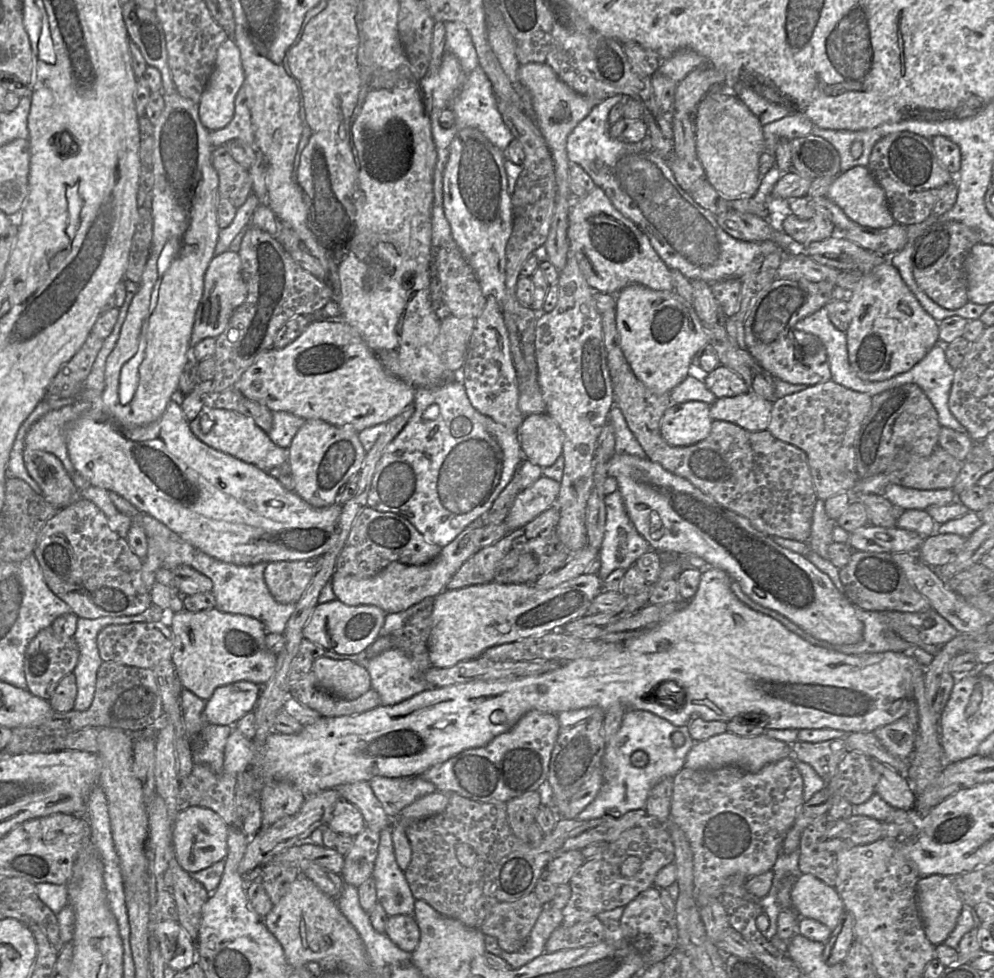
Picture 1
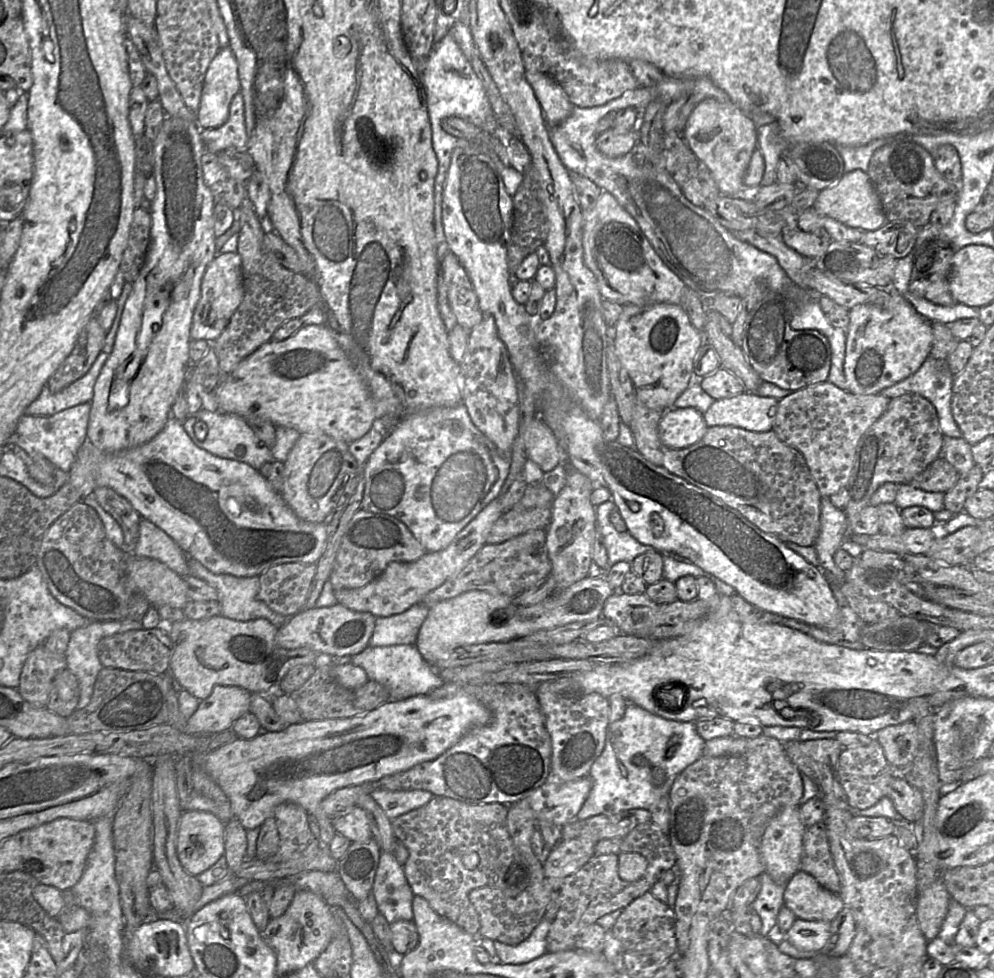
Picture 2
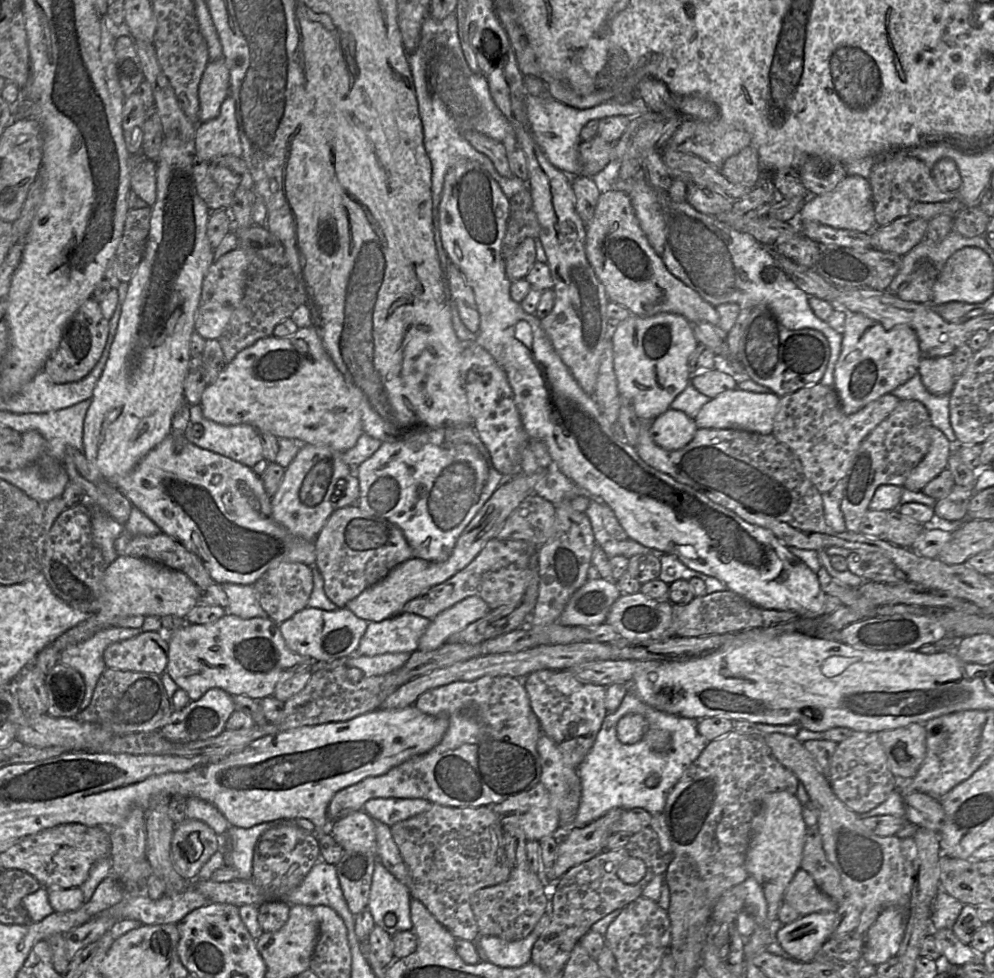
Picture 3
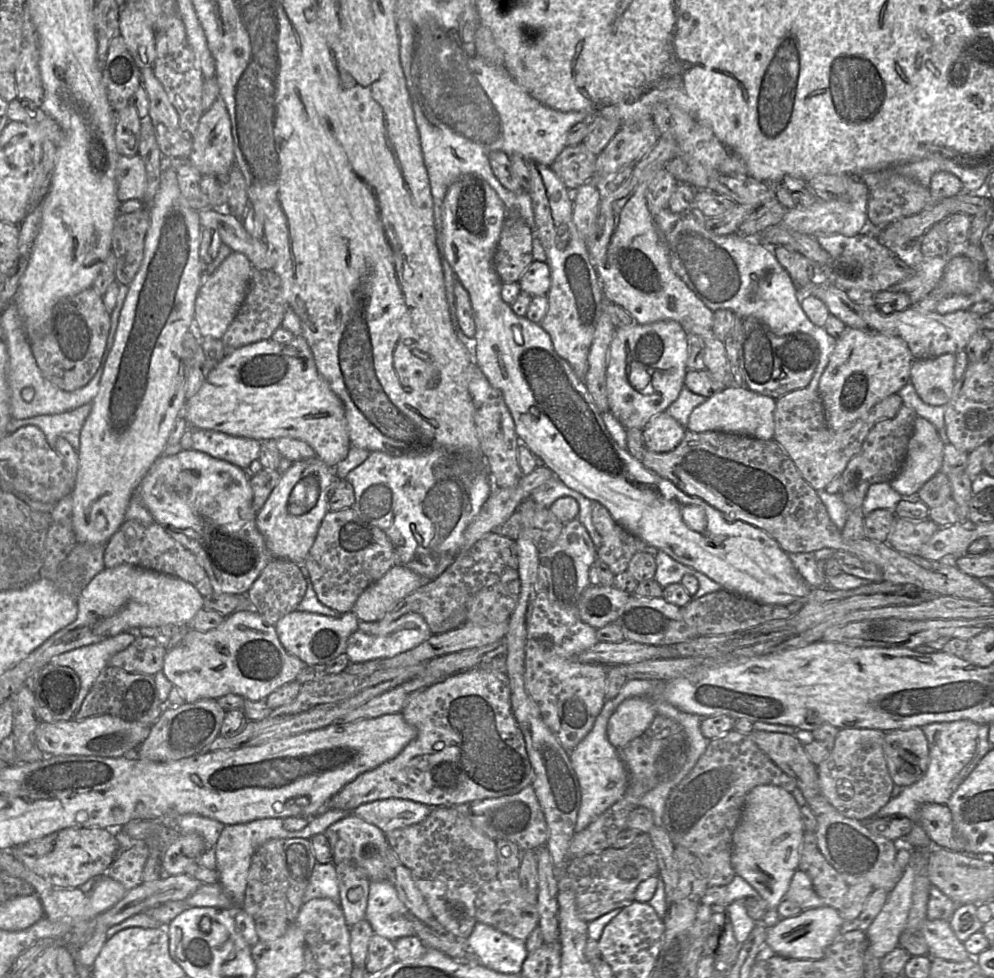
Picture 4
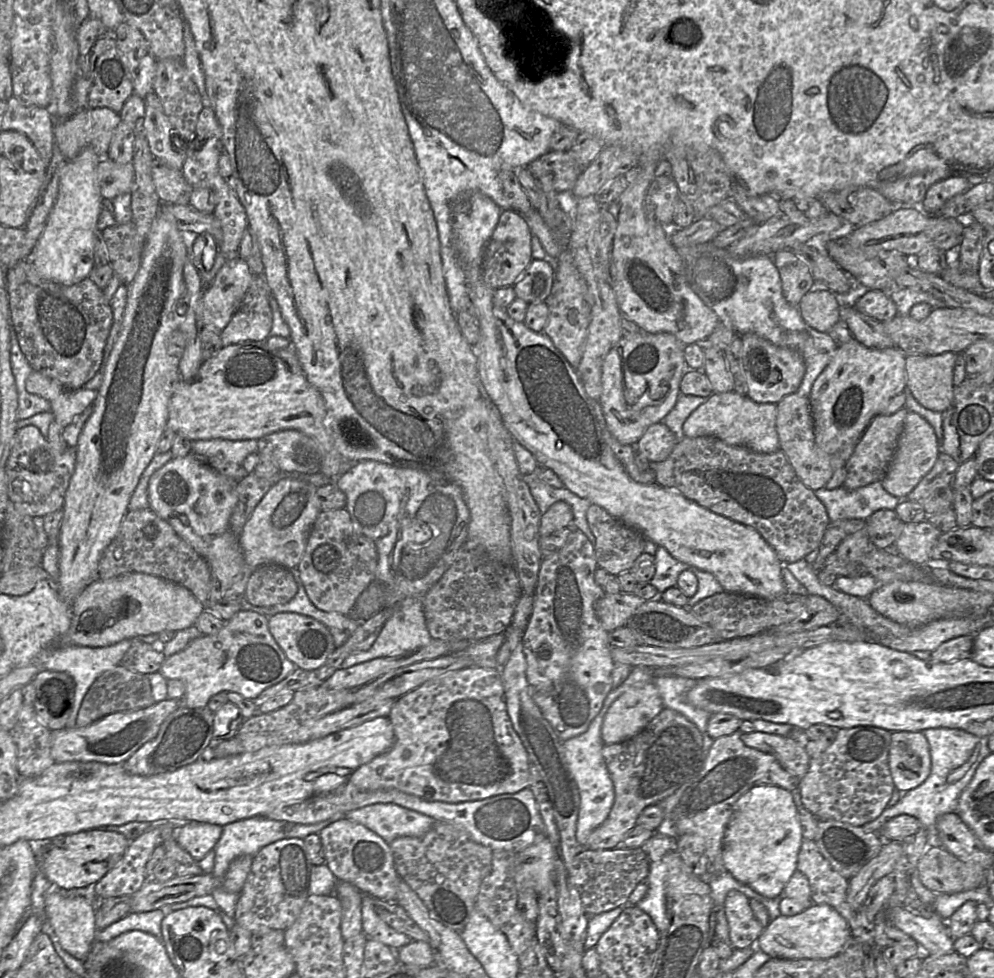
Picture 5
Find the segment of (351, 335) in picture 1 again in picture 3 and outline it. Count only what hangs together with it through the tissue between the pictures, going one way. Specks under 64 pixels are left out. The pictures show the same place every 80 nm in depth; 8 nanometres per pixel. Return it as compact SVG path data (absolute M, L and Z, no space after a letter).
M312 326L307 328L298 328L295 334L286 338L278 338L272 335L262 338L252 346L240 351L230 363L226 364L217 379L206 386L199 405L202 409L203 416L218 424L248 424L256 430L268 432L276 436L278 439L288 438L295 440L300 444L326 446L342 453L351 449L363 434L361 412L357 401L351 394L345 383L343 375L326 352L319 335Z

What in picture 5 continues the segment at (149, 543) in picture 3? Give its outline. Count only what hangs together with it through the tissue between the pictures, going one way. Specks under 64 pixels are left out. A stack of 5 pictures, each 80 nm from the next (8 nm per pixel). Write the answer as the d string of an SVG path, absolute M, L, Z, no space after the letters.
M151 508L126 513L117 535L99 561L100 580L108 580L131 572L154 575L179 584L191 591L203 605L208 602L211 579L207 562Z

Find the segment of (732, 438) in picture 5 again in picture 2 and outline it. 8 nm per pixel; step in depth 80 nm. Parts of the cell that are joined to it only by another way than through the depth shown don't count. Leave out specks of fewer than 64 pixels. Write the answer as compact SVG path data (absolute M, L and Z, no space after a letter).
M743 392L715 400L703 414L707 427L731 425L750 431L770 431L773 427L777 399Z

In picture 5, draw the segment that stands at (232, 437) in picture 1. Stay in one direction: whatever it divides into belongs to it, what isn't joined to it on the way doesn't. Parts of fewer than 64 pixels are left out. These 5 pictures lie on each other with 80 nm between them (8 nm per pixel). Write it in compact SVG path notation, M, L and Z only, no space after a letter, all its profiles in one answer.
M211 439L192 441L192 453L197 457L217 457L240 465L248 455L257 453L257 450L257 440Z

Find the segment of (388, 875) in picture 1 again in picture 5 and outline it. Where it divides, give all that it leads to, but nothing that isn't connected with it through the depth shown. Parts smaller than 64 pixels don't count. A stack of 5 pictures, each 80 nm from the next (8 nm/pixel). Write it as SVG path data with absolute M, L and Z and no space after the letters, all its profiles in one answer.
M364 894L362 900L363 933L367 938L379 941L393 950L398 950L410 943L410 937L396 931L377 915L373 909L372 898L376 897Z

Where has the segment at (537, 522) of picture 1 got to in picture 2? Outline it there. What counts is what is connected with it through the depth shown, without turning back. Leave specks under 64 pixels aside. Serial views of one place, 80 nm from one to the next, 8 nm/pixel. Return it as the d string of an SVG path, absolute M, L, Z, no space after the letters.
M536 529L502 543L485 544L465 568L429 592L419 603L432 608L441 601L472 590L517 597L550 575L551 562L546 547L546 533L547 529Z

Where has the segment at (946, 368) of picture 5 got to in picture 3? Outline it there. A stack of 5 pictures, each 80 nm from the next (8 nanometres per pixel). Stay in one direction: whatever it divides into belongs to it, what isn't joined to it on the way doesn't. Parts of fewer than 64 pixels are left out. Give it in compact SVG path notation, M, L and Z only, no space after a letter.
M952 355L921 359L918 366L918 374L923 385L931 394L950 394L956 381Z

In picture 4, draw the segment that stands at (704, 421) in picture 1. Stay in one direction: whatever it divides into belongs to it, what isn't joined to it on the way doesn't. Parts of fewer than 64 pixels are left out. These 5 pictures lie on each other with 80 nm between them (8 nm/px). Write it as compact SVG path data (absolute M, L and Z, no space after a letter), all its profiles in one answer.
M667 412L653 417L643 429L645 449L656 453L674 450L682 441L687 429Z

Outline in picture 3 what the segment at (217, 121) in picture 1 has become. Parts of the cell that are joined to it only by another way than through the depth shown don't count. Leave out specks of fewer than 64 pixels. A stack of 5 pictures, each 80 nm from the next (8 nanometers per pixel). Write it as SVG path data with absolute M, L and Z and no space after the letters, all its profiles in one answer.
M221 57L209 61L199 84L200 122L216 118L223 101L229 96L230 73Z

